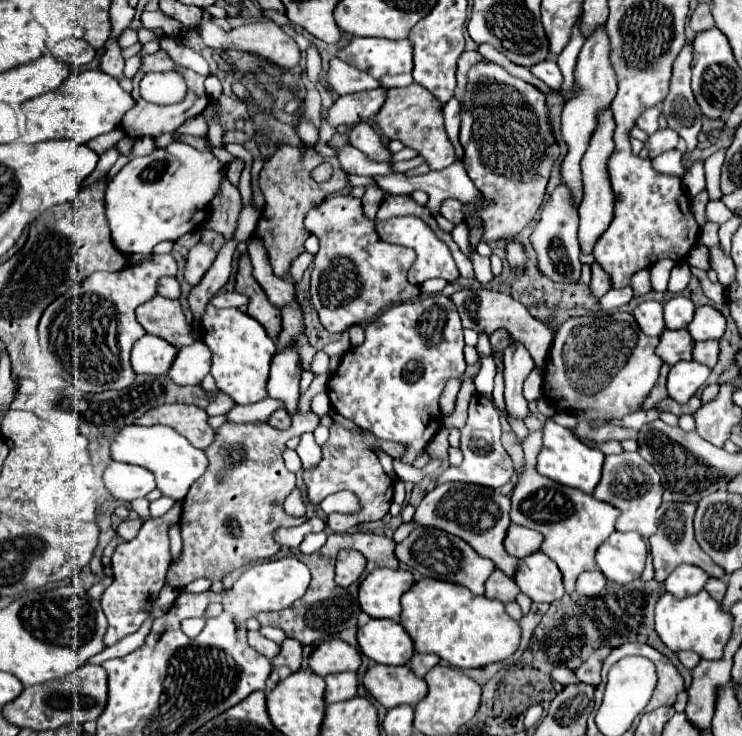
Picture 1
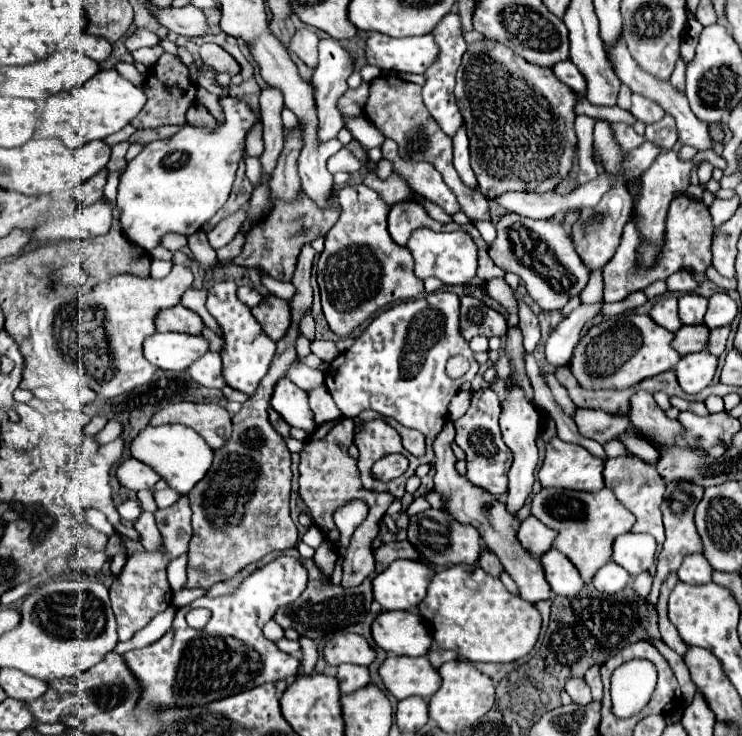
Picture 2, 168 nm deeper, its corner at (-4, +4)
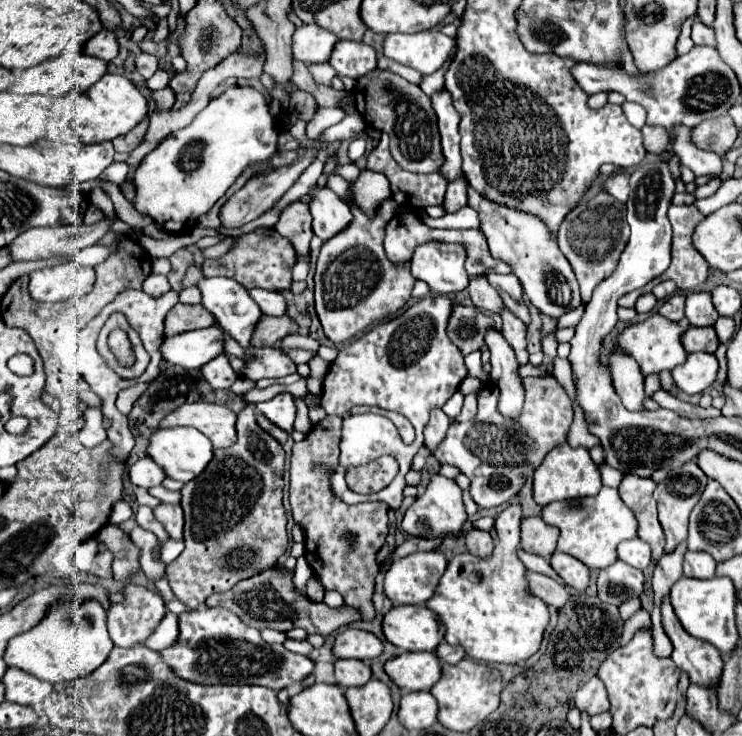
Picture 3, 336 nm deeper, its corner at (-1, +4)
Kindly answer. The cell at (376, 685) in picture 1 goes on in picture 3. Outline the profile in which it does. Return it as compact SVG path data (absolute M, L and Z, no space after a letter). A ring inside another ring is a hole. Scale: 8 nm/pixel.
M401 653L385 663L385 673L403 691L429 691L441 677L435 653Z

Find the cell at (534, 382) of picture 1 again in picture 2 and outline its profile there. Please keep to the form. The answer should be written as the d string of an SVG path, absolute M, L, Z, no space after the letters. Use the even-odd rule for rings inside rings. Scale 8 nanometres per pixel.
M602 303L580 305L564 321L560 321L560 325L550 333L550 337L546 341L546 359L550 365L560 367L560 365L570 363L584 323L592 321L598 315L600 307L602 307Z

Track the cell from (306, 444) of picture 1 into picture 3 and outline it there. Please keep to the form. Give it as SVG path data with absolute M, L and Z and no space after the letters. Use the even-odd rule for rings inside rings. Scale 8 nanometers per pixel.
M287 391L275 395L271 401L265 401L265 403L259 403L257 409L269 419L273 421L277 427L285 429L287 433L293 431L293 421L295 421L295 413L297 413L297 407L295 407L295 397Z

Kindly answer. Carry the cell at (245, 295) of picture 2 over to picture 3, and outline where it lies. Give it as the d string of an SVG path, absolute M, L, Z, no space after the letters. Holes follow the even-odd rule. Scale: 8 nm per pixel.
M249 289L249 295L251 299L255 299L255 303L265 315L285 315L287 303L279 293L267 289Z

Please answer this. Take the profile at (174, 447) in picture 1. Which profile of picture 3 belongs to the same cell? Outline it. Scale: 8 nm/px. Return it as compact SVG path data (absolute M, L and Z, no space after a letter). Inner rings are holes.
M191 427L159 429L149 439L147 457L151 457L155 463L159 463L159 467L163 467L165 477L187 483L187 481L195 479L207 467L207 463L213 457L213 447L211 447L211 441L201 431L191 429Z

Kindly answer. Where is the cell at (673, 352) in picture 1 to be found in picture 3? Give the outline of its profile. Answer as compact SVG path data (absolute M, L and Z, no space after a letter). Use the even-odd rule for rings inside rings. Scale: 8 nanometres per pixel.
M689 327L683 333L681 343L683 343L687 353L695 353L695 351L715 353L717 347L719 347L719 341L715 339L715 329L713 327Z

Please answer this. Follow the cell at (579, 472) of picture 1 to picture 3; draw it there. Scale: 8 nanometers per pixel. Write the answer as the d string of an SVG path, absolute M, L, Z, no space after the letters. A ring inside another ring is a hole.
M563 443L559 447L551 449L547 453L547 459L543 459L543 463L535 469L535 475L533 475L533 497L541 507L551 501L597 495L599 489L601 489L601 475L589 455L589 451L583 447L573 449L569 443Z

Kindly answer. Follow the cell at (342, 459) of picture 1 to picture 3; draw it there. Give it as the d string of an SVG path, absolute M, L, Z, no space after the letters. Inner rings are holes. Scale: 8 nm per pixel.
M327 417L317 423L301 443L293 445L291 455L291 509L295 521L307 533L307 561L317 573L325 589L335 589L343 595L345 603L359 609L363 621L375 617L371 607L371 595L375 587L375 575L379 565L375 563L377 551L383 547L387 537L387 503L357 503L347 505L331 491L327 471L339 465L339 435L341 435L341 417ZM319 461L327 461L323 467Z

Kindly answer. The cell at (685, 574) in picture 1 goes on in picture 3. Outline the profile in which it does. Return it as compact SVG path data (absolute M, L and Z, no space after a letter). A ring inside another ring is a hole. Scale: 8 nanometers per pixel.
M687 551L685 561L683 561L683 573L687 577L695 577L695 579L709 579L715 575L715 561L711 559L711 555L699 551Z

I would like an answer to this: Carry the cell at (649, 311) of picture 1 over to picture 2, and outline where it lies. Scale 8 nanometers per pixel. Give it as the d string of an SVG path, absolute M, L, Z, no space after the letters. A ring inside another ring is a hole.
M664 297L664 299L658 299L650 311L650 317L670 329L670 331L678 331L682 327L682 321L678 317L678 299L676 297Z

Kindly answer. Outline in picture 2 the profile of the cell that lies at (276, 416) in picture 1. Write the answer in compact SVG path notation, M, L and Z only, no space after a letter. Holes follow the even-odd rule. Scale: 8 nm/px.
M268 409L268 417L270 417L270 423L272 423L272 427L284 437L284 439L288 439L290 437L290 425L274 411L274 409Z

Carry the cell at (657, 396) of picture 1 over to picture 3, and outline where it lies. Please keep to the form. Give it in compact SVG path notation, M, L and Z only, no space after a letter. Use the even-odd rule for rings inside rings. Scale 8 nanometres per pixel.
M669 371L659 373L659 379L661 379L661 387L663 387L665 391L669 391L671 395L675 395L675 397L679 397L679 399L683 399L683 401L687 401L687 399L689 399L683 391L679 391L679 387L675 385L675 381L673 381L673 377L671 377L671 373L669 373Z

